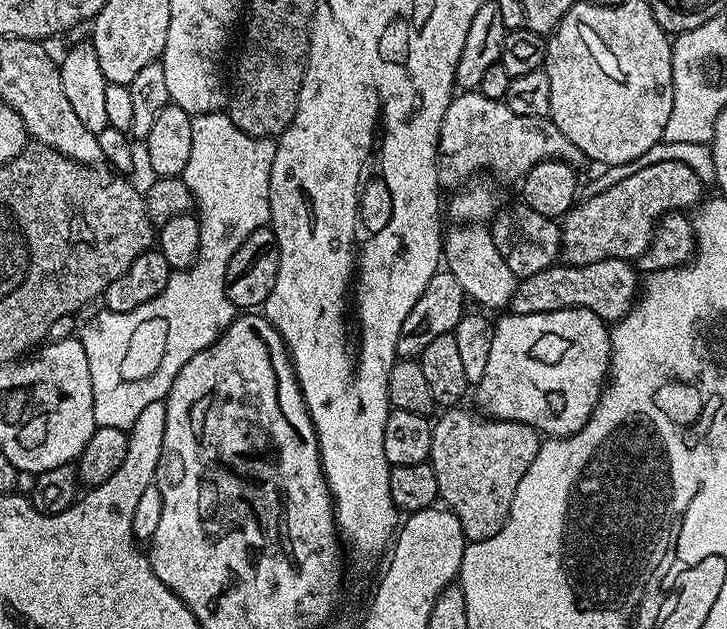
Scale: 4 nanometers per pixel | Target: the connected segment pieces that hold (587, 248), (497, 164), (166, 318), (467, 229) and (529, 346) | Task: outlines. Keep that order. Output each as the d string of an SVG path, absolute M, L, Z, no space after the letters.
M657 162L643 167L610 189L591 193L589 200L581 199L568 211L560 229L563 259L570 264L603 260L635 262L650 246L657 222L667 212L695 209L705 199L704 190L706 184L683 162Z
M464 90L459 94L453 95L450 106L446 110L446 114L442 118L442 130L440 131L440 141L436 147L436 169L438 170L438 182L441 189L459 190L469 183L479 172L493 172L496 176L501 176L504 180L519 181L534 166L538 166L540 160L565 160L573 166L580 166L585 163L586 157L580 153L578 146L574 146L563 134L562 130L558 130L558 126L554 126L554 122L550 118L522 118L522 114L514 114L514 110L510 110L510 106L506 106L503 100L495 100L494 98L486 98L479 90Z
M224 110L194 116L192 118L192 129L194 130L194 146L190 146L190 162L186 162L186 170L182 179L186 182L188 189L191 190L192 199L198 209L200 250L196 263L191 264L189 268L173 271L170 282L166 282L166 290L162 290L162 294L158 294L158 298L154 298L150 302L142 302L142 306L138 306L138 310L130 310L129 312L100 310L97 316L90 317L85 324L83 322L78 332L78 339L86 350L86 362L90 362L90 382L94 394L94 418L96 419L97 428L102 426L114 426L125 430L131 428L134 418L138 418L138 414L142 414L145 406L150 406L150 402L158 402L167 397L168 392L172 389L174 378L178 378L178 370L182 370L182 366L186 366L186 362L190 362L190 358L194 358L194 354L206 350L206 346L214 343L220 337L221 332L225 332L231 326L234 319L234 309L230 298L226 294L226 286L224 285L226 266L230 266L230 258L238 250L238 246L242 246L242 242L246 242L246 238L250 238L250 234L254 234L254 230L265 227L272 218L270 214L270 166L274 166L276 140L266 136L251 136L242 130L238 130L238 126L234 126L234 122L228 116L227 111Z
M457 223L449 232L447 229L442 240L442 264L447 272L458 278L465 297L469 301L477 300L481 309L507 309L511 305L518 278L510 266L502 262L502 254L498 254L498 246L494 246L491 231L484 224Z
M585 308L554 310L546 314L522 314L521 316L515 314L504 315L508 316L502 317L500 321L497 319L494 324L494 342L490 342L490 359L486 361L486 374L482 378L482 382L475 385L474 388L474 396L476 392L477 404L475 407L479 409L485 417L493 420L522 422L548 438L573 436L578 430L582 430L582 426L586 426L590 414L594 414L594 408L598 406L600 395L604 392L608 373L612 366L612 333L609 325L602 318L598 318L598 314L594 314Z

